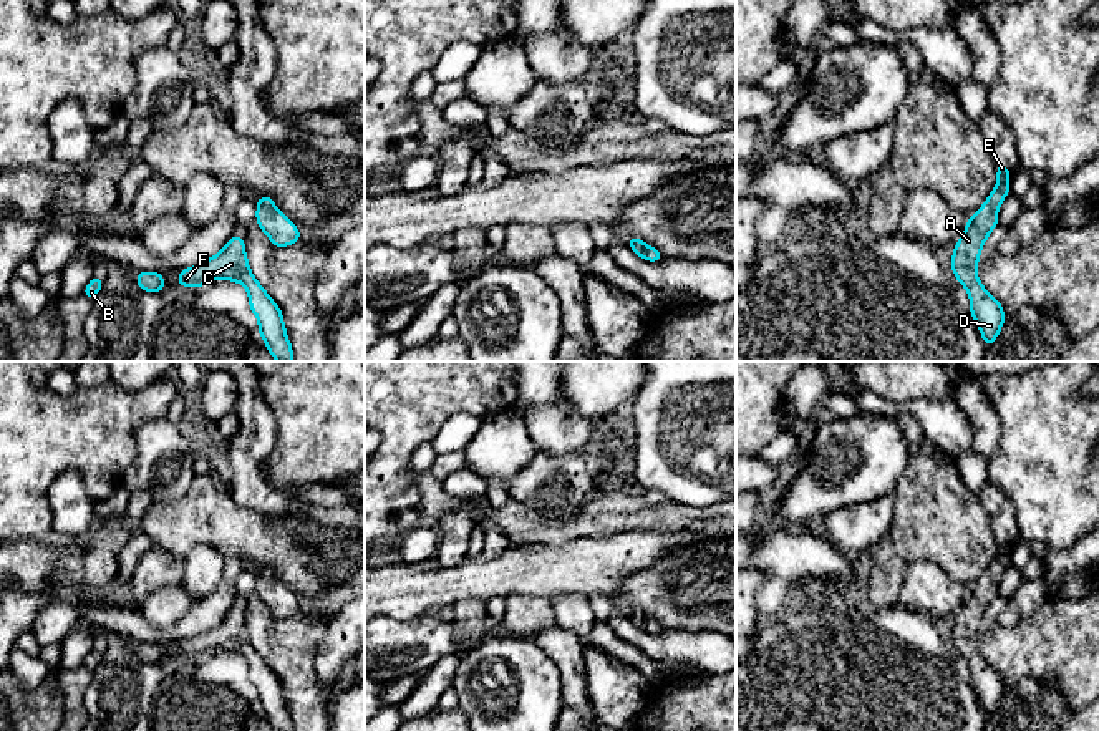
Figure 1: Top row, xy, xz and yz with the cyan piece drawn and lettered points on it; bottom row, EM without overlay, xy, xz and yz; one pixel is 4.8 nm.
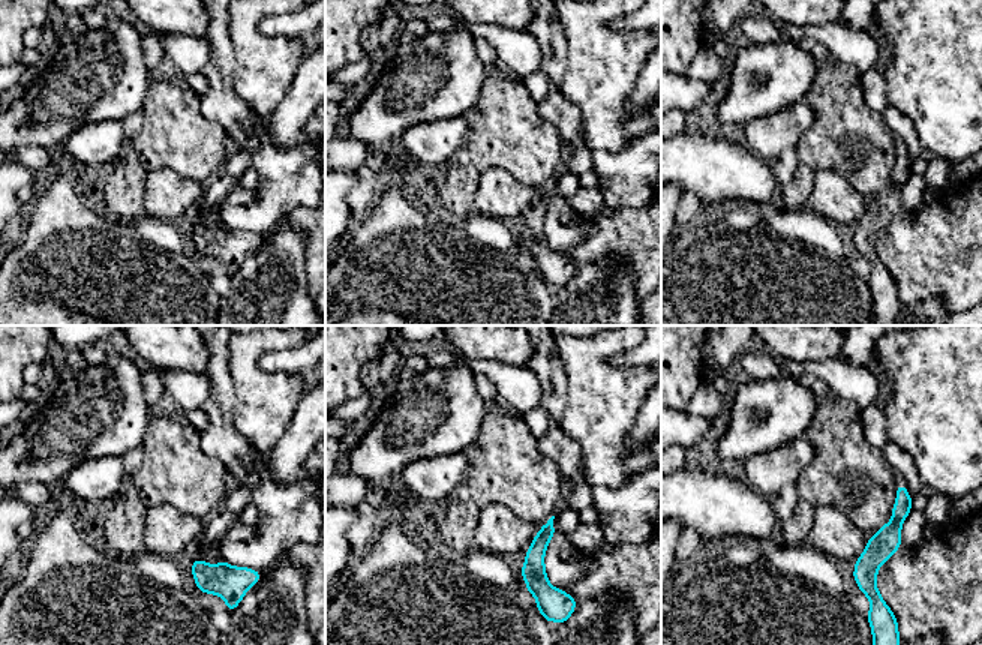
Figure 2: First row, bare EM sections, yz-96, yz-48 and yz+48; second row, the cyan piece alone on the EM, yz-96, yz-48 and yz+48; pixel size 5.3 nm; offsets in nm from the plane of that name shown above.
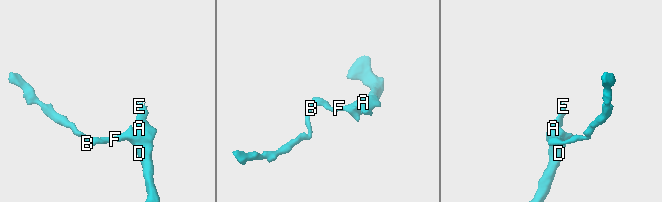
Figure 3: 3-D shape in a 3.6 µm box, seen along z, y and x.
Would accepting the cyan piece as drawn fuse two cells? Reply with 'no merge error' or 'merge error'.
no merge error

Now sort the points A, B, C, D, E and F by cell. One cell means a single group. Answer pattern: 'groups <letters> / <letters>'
groups A B C D E F

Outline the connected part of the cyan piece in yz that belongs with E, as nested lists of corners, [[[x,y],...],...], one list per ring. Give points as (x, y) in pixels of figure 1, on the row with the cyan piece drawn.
[[[996,166],[998,182],[980,211],[965,224],[965,234],[955,244],[951,270],[970,295],[970,313],[973,315],[986,348],[998,338],[1005,323],[1001,303],[981,285],[976,265],[981,247],[990,232],[1000,224],[998,207],[1009,194],[1009,167]]]

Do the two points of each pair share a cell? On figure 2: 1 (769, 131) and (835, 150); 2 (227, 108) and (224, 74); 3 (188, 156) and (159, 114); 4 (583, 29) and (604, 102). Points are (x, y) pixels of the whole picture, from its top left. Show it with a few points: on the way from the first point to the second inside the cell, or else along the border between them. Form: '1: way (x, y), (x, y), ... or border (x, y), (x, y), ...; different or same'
1: border (811, 107), (813, 123), (795, 147); different
2: way (224, 99), (224, 83); same
3: way (188, 146), (170, 125); same
4: way (594, 47), (601, 60), (601, 84); same

